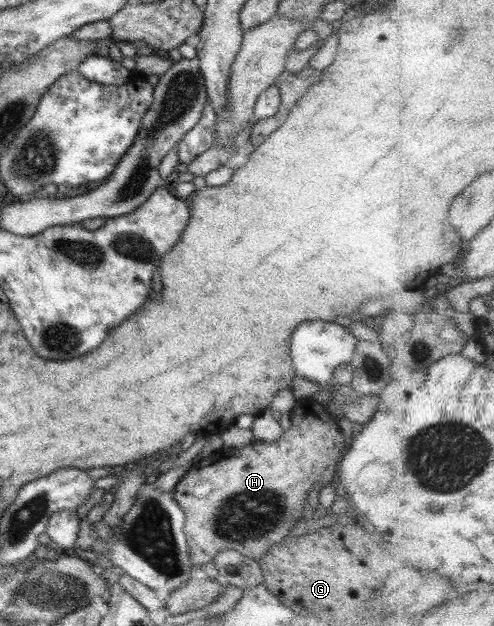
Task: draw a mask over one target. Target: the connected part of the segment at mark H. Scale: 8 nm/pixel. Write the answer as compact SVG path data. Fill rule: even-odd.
M311 397L299 398L289 414L291 426L277 441L254 441L241 449L221 447L219 451L192 464L174 485L173 498L184 513L182 532L193 568L200 567L203 563L212 563L216 552L224 549L243 549L243 555L260 557L268 545L281 541L283 534L292 529L293 522L301 515L301 504L315 483L325 488L335 485L338 462L348 441L341 434L327 406Z

